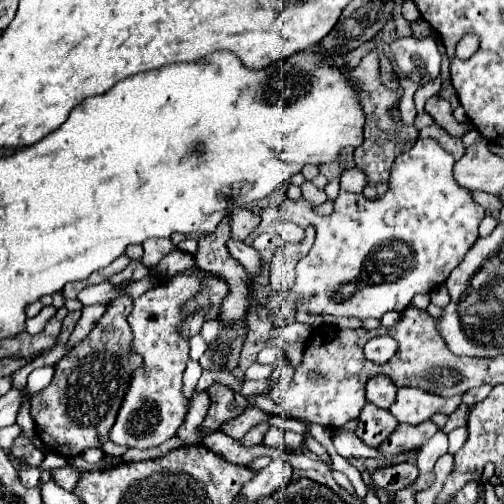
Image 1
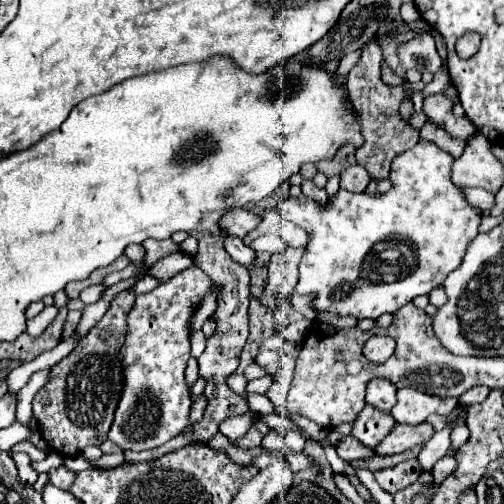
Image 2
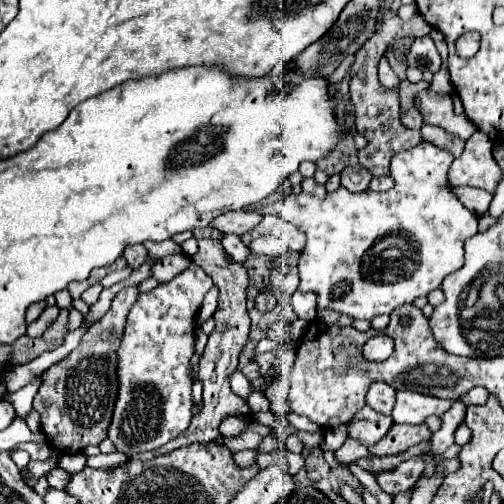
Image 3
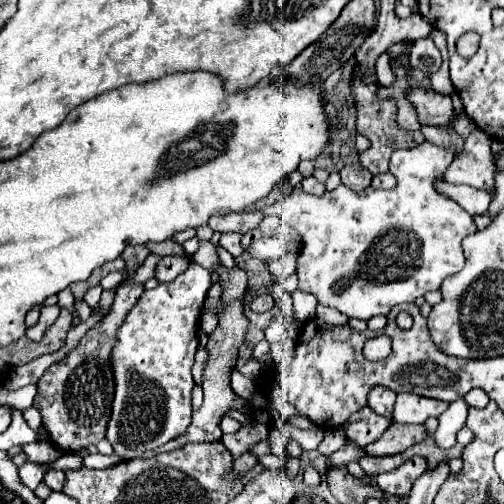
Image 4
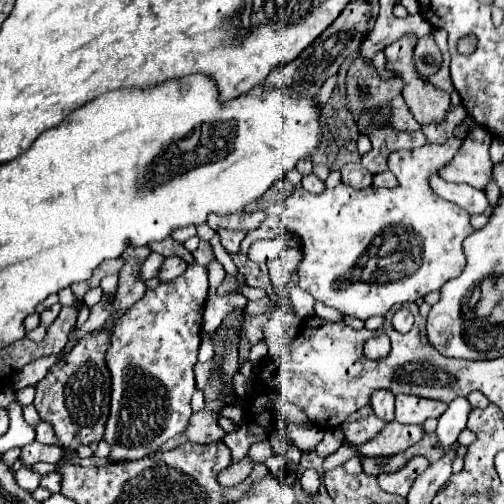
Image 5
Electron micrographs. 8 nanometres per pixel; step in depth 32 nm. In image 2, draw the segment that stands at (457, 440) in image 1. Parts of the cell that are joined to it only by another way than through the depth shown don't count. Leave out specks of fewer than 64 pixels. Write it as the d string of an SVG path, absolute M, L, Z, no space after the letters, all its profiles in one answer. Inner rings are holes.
M464 424L456 426L454 432L452 432L452 446L454 446L454 448L460 448L462 444L468 442L468 436L470 436L470 432L468 432L468 428L466 428Z

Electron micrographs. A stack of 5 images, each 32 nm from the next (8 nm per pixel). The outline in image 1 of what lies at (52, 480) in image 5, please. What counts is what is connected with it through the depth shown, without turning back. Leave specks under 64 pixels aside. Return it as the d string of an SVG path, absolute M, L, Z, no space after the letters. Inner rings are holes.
M72 466L58 468L58 470L50 472L50 474L52 474L54 484L60 486L60 488L64 488L64 490L74 490L74 486L76 486L76 482L78 482L78 478L80 478L80 470L76 470L76 468L72 468Z

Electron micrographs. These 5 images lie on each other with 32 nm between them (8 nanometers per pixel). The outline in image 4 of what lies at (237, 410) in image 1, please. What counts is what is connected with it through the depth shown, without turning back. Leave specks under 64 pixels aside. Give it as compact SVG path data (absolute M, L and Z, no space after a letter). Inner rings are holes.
M200 242L200 248L196 250L196 254L192 256L192 260L200 266L204 266L206 270L212 270L212 268L218 268L222 278L220 278L220 284L224 286L224 294L222 294L222 300L226 302L226 310L220 314L220 324L218 328L208 336L208 350L210 350L210 358L208 358L208 366L204 370L204 404L200 410L196 410L192 414L192 424L188 426L188 430L184 434L180 434L178 438L170 440L168 444L160 446L156 452L170 452L170 450L176 450L188 442L218 442L222 438L222 430L220 430L220 420L224 416L226 410L230 408L236 408L236 410L242 410L246 412L248 406L246 406L246 400L238 398L232 388L230 388L230 366L234 364L234 360L238 358L238 348L240 344L244 342L244 336L246 336L246 328L248 328L248 318L244 316L244 306L238 302L238 298L244 296L246 292L246 286L248 286L248 280L246 280L246 274L244 270L240 270L238 266L234 270L228 270L220 264L218 260L218 254L214 250L214 244L212 242Z

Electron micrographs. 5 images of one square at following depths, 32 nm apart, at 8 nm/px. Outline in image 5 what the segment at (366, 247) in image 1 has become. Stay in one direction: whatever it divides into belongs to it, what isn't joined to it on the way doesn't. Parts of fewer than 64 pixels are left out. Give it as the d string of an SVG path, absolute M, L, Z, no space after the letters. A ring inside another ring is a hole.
M468 116L446 144L426 144L414 150L392 152L388 156L388 168L398 178L398 188L380 190L368 186L354 190L348 184L338 184L334 190L326 188L322 194L294 190L284 201L282 216L286 218L284 222L288 222L288 228L302 242L304 258L298 264L300 288L342 314L366 320L370 316L384 316L394 304L416 302L428 292L440 290L444 282L460 276L466 264L462 240L474 232L470 226L470 214L460 206L436 196L428 186L428 176L436 174L444 164L448 164L448 160L452 160L468 132L474 128L478 128L476 120Z

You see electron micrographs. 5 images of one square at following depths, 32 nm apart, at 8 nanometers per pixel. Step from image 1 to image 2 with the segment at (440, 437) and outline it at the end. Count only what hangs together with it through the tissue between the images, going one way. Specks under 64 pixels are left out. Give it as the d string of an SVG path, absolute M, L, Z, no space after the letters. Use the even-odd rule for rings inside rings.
M458 404L454 408L452 414L446 414L446 426L438 432L434 432L434 436L424 444L418 461L422 471L427 471L433 468L434 464L446 454L448 450L448 444L450 444L450 434L452 434L452 424L458 420L458 416L462 414L462 404Z

